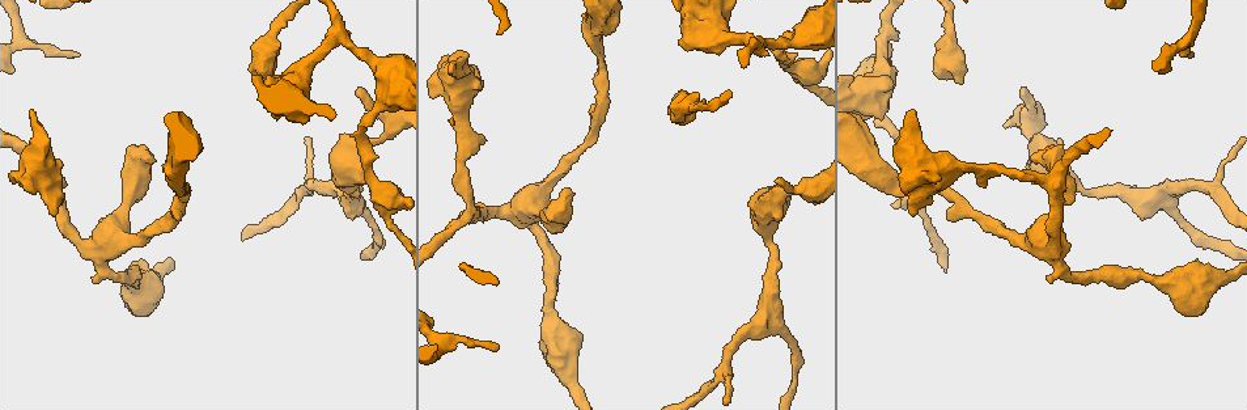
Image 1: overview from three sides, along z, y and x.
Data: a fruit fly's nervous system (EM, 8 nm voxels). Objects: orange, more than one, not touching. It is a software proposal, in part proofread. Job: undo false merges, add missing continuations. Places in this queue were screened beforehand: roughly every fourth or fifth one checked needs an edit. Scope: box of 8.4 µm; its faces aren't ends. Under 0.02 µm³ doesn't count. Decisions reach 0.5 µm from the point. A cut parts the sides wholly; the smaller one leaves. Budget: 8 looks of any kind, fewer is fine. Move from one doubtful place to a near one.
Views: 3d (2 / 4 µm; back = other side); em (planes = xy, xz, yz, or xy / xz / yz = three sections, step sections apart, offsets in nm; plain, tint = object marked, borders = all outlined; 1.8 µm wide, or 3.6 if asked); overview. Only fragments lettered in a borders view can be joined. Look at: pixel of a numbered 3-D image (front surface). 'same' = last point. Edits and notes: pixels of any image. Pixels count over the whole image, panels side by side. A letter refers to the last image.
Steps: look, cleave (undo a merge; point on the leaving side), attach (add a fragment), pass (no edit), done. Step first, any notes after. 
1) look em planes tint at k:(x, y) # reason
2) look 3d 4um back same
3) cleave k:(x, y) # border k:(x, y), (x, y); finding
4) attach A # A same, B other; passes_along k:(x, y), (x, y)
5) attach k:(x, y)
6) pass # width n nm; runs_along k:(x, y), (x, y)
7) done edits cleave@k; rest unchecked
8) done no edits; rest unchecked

look 3d 2um at 1:(912, 215) # stops while still wide

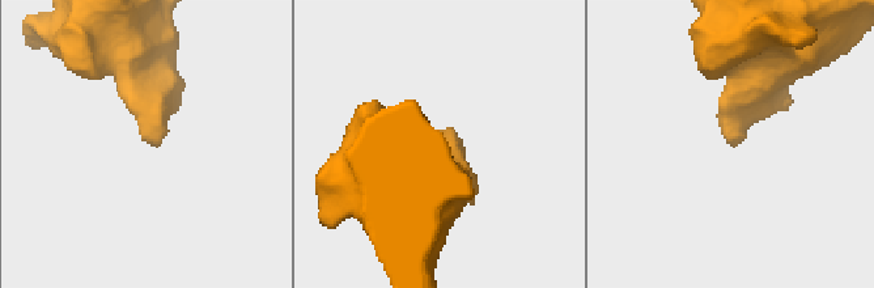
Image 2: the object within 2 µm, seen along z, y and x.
look em yz step 16 borders at 2:(154, 141)

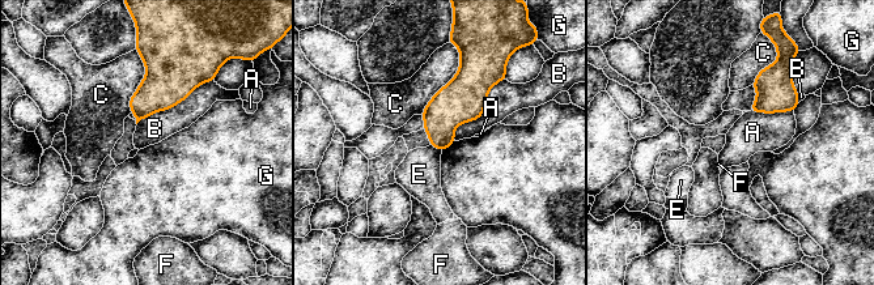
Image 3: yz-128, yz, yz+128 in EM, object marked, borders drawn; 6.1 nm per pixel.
look em xz step 8 borders same

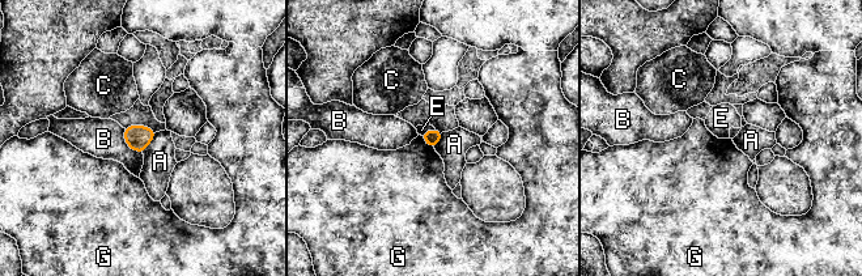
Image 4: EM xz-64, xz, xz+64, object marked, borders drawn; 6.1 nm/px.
pass # longest_contact B 190 nm; A other, B other, C other, E other, G other; border 4:(434, 128), (427, 130), (420, 135); no lettered fragment goes on from it

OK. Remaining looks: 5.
look em planes borders at 1:(449, 71) # an open end

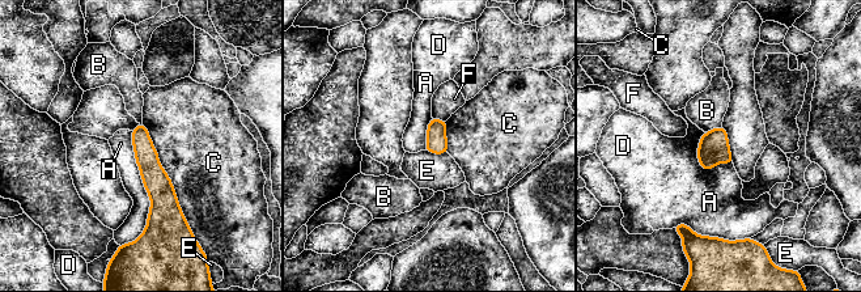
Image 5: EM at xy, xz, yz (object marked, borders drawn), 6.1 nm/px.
pass # longest_contact C 650 nm; A other, B other, C other, D other, E other, F other; none of them fits

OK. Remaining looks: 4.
look 3d 2um at 1:(1193, 56) # an open end

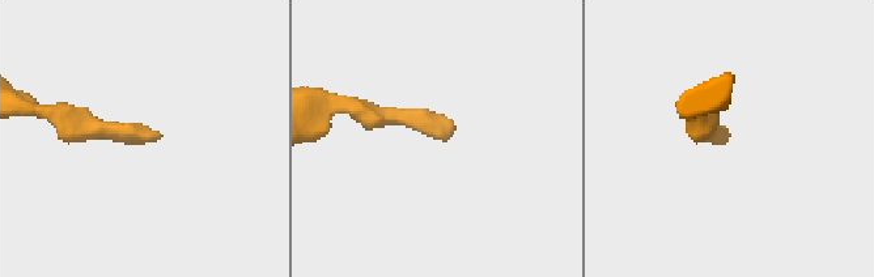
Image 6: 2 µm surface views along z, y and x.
look em xz step 16 borders at 6:(723, 139) # need the tissue

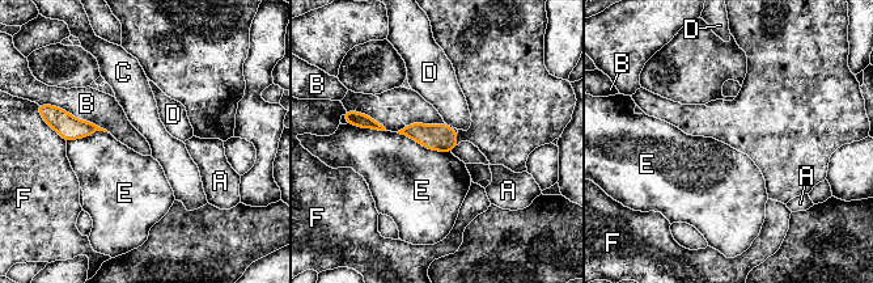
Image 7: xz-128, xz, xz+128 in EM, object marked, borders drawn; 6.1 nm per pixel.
pass # A other, B other, C other, D other, E other, F other; border 7:(397, 132), (428, 148), (450, 152); no lettered fragment goes on from it

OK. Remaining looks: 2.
look em xz step 4 borders at 1:(1154, 200) # three-way junction

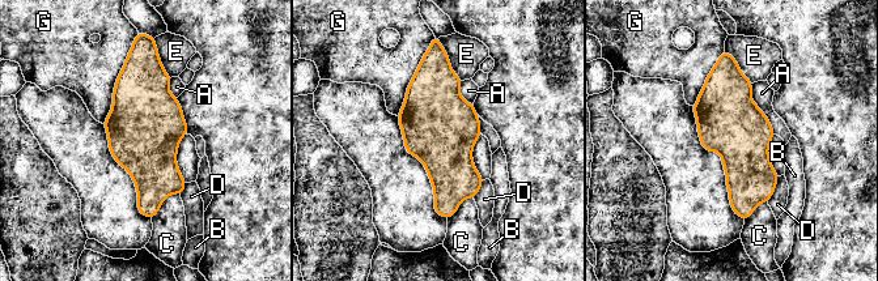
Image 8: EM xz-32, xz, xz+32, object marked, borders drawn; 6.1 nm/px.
pass # A other, B other, C other, D other, E other, G other; one neuron here

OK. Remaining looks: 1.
done no edits; rest unchecked

